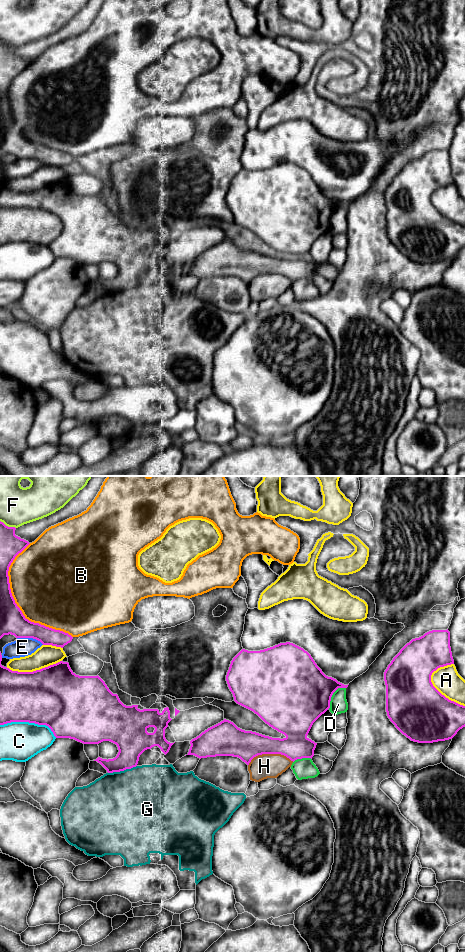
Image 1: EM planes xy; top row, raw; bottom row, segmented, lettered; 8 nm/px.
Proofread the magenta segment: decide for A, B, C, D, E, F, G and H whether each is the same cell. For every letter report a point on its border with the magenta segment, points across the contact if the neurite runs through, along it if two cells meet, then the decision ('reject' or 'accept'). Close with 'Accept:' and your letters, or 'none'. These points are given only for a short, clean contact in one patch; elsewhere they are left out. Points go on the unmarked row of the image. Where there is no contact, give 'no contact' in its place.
A: meets magenta in xy at (439, 212); reject
B: meets magenta in xy at (16, 124); reject
C: meets magenta in xy at (29, 242); reject
D: meets magenta in xy at (332, 214); reject
E: meets magenta in xy at (30, 157); reject
F: meets magenta in xy at (7, 46); reject
G: meets magenta in xy at (122, 290); runs through xy (132, 261), (122, 290), (130, 320); accept
H: meets magenta in xy at (269, 273); reject
Accept: G

